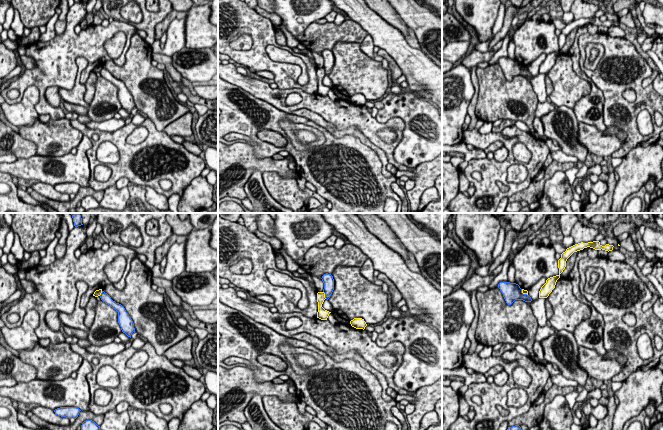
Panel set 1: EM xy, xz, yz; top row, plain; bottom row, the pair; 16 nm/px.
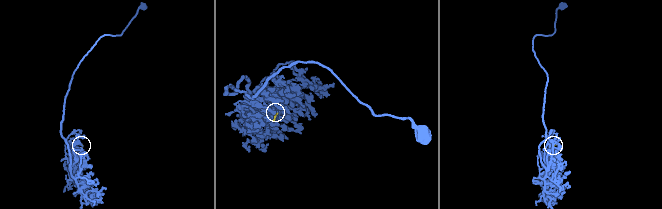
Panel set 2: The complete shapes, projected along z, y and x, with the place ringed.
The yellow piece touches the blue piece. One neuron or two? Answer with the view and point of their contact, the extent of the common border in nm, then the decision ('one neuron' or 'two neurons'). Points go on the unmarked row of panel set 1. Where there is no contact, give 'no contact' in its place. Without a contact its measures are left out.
xz (324, 71) | 140 nm | two neurons

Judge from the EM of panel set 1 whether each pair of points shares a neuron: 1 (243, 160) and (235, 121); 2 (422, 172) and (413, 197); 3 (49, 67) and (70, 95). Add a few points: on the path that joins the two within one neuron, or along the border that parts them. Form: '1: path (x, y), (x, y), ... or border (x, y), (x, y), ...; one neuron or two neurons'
1: border (233, 142), (228, 145); two neurons
2: path (422, 178), (422, 183), (417, 191); one neuron
3: border (76, 67), (75, 84), (70, 89), (60, 88); two neurons

